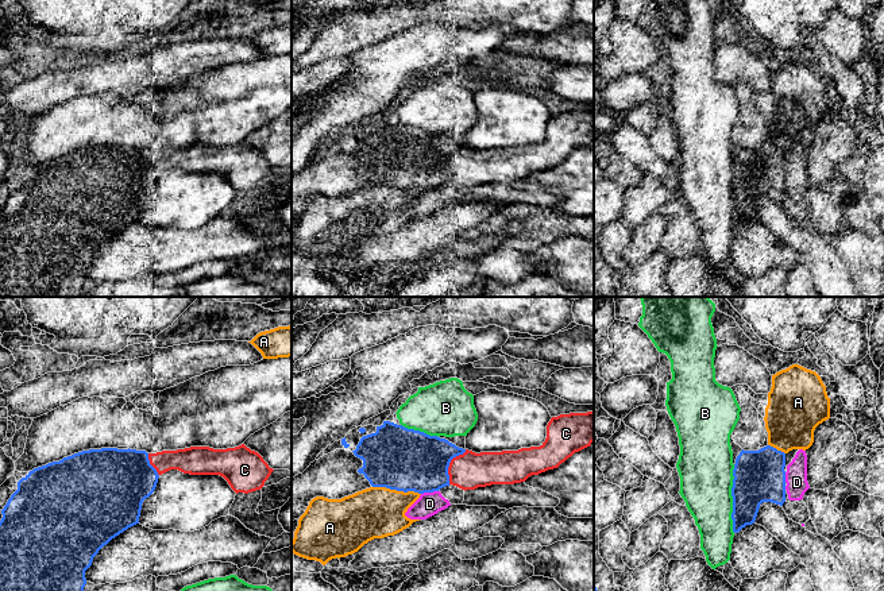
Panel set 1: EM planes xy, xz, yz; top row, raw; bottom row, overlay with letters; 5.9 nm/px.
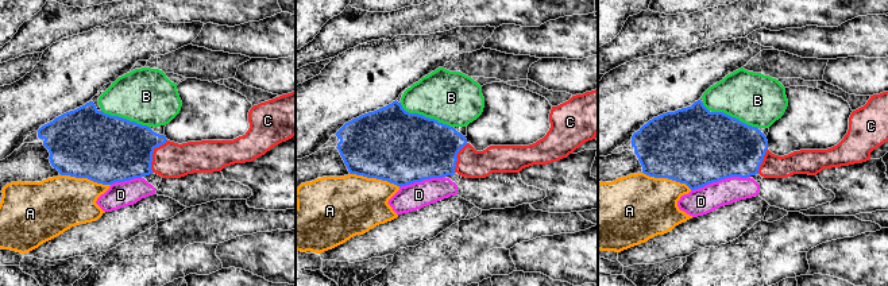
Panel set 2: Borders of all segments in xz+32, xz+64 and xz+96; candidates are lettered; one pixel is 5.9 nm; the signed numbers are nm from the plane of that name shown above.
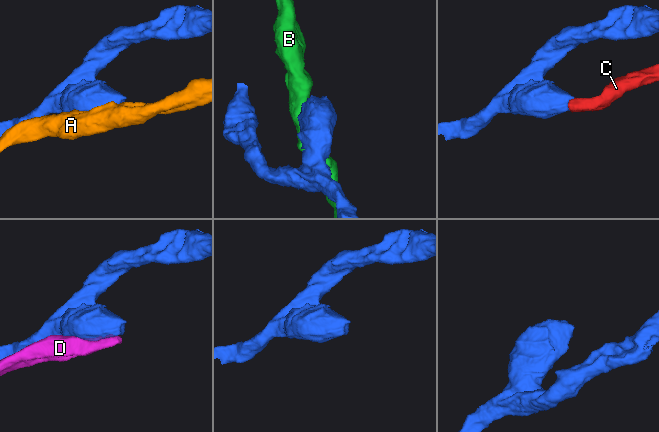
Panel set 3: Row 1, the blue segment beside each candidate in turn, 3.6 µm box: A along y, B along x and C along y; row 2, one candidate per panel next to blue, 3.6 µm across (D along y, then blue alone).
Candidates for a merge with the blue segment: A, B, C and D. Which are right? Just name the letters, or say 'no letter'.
C

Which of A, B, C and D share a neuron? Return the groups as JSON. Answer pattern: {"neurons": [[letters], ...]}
{"neurons": [["A"], ["B"], ["C"], ["D"]]}

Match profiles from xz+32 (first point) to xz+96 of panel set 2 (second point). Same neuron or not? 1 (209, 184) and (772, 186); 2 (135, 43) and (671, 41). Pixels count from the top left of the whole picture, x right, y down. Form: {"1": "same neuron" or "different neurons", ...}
{"1": "same neuron", "2": "different neurons"}

